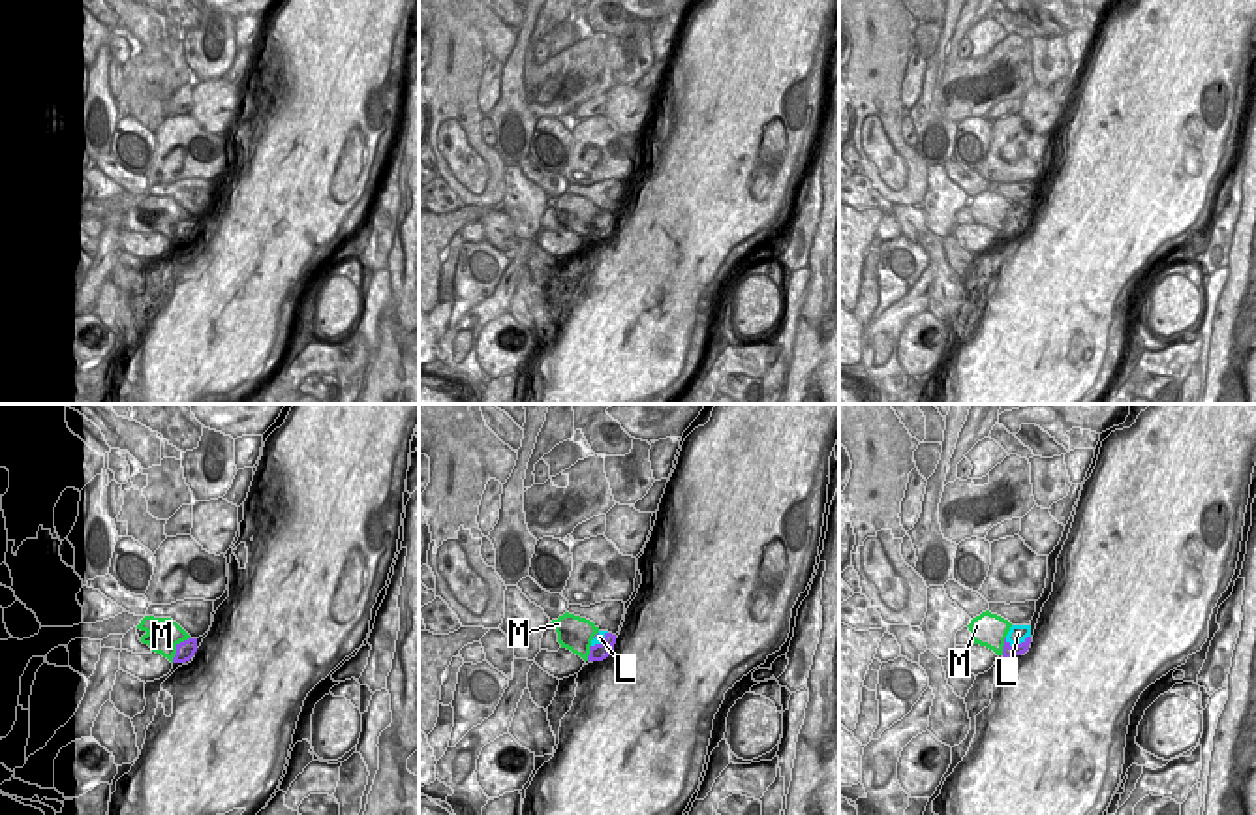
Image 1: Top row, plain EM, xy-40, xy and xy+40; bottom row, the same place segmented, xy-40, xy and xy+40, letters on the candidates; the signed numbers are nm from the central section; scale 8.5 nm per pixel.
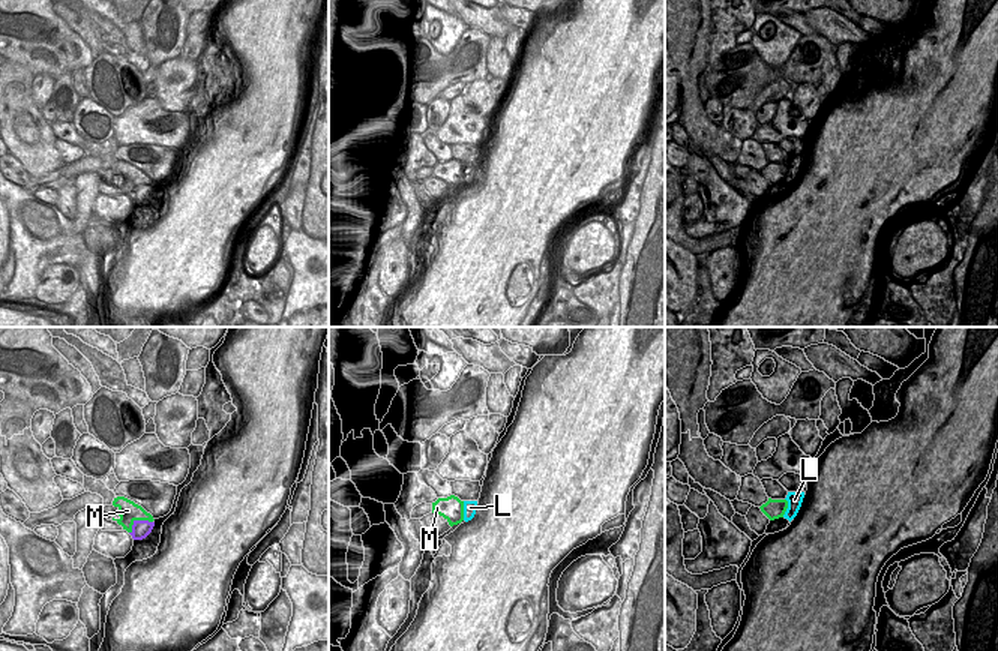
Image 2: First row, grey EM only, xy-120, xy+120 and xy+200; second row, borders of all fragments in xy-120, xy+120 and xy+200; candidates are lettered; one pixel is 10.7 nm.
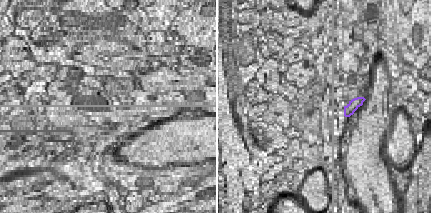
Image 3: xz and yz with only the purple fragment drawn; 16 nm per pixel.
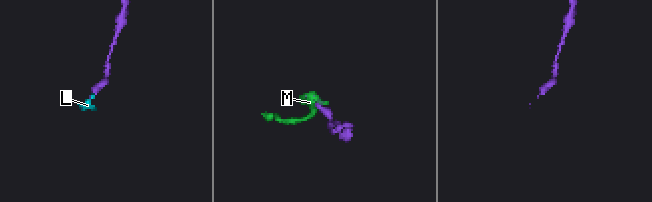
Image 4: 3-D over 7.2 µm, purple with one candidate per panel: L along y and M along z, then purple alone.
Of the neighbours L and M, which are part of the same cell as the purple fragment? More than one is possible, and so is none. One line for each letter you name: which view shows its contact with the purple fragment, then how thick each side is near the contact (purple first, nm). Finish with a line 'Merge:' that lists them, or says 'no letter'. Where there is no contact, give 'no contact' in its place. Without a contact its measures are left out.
M: contact in xy-40; calibres 160 and 280 nm
Merge: M

